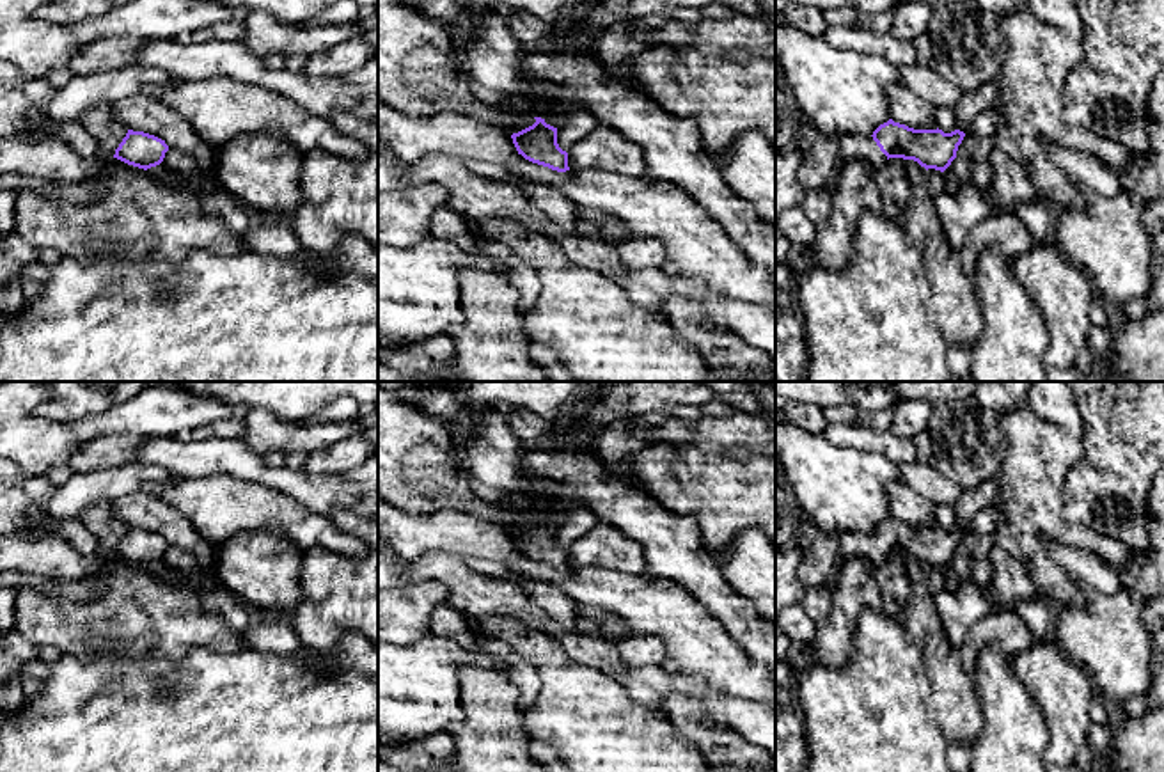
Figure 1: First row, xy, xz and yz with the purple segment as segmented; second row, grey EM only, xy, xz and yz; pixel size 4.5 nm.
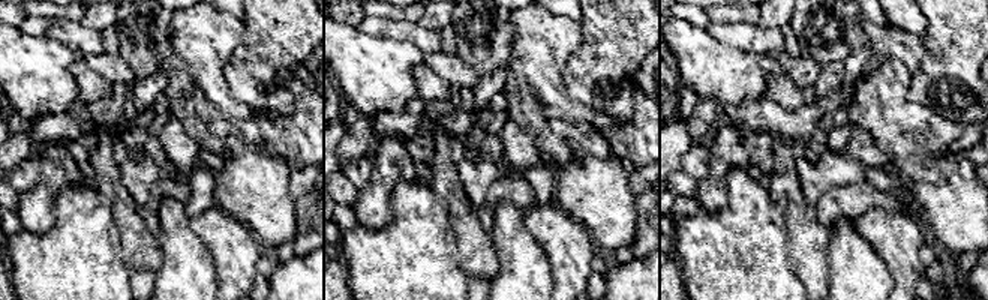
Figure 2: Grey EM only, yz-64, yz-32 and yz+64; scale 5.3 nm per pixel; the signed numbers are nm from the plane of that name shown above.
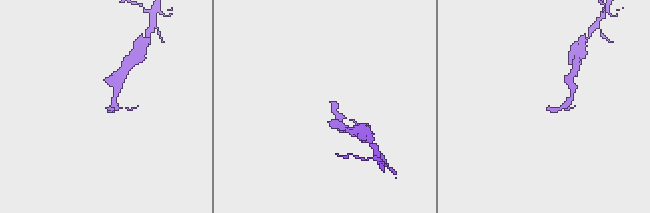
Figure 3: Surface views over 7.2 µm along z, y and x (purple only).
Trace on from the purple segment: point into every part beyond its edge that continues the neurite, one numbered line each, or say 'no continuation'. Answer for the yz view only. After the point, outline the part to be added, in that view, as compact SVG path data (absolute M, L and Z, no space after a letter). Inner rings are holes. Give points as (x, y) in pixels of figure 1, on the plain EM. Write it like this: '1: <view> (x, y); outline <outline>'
1: yz (865, 547); outline M843 532L838 543L838 555L843 561L852 557L862 559L871 568L880 566L887 559L887 554L880 548L871 532Z

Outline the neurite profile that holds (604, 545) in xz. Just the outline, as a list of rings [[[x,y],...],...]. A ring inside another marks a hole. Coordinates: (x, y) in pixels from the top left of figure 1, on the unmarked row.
[[[603,522],[571,543],[568,564],[571,568],[607,566],[628,575],[642,575],[648,570],[641,543]]]

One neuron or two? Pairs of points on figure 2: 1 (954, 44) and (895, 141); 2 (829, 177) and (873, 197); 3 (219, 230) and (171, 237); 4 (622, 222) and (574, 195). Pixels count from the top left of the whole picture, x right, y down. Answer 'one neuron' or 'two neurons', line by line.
1: two neurons
2: two neurons
3: two neurons
4: one neuron

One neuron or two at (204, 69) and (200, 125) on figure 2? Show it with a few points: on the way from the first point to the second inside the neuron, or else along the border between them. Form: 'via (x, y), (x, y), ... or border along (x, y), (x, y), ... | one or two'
via (191, 81), (186, 86), (186, 111) | one

